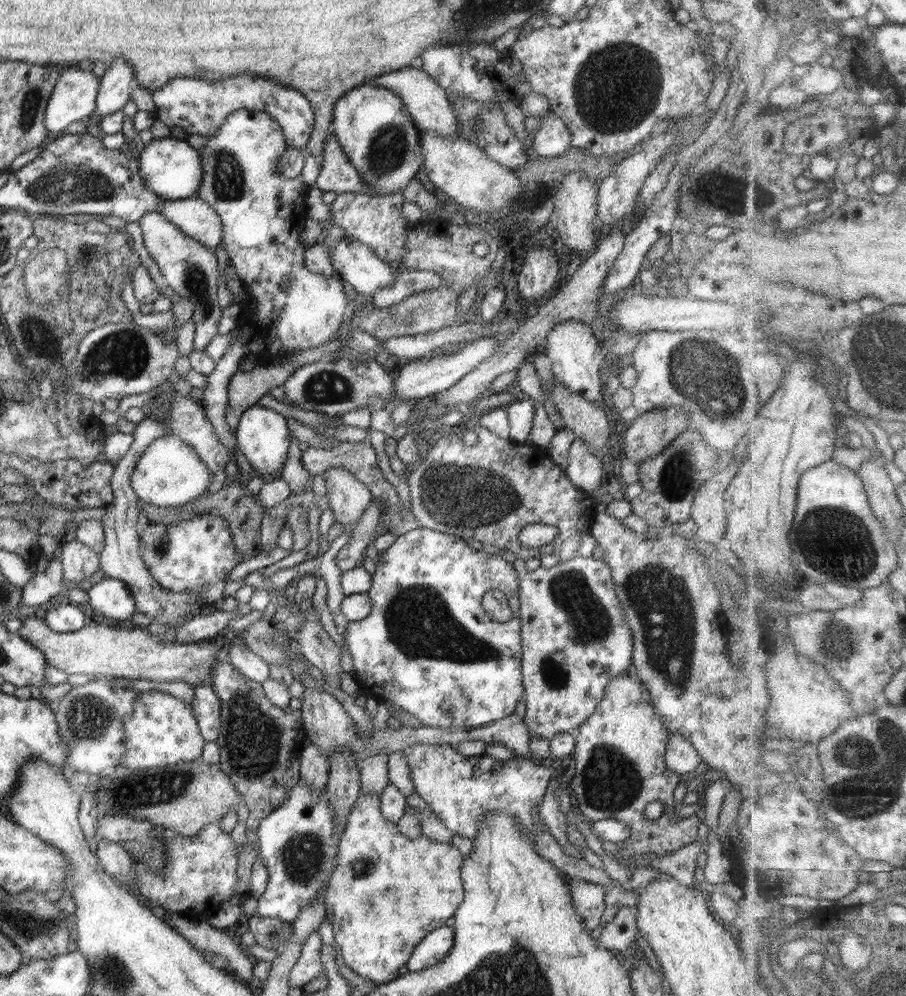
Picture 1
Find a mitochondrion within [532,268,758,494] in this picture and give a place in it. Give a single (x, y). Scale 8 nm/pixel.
(706, 380)

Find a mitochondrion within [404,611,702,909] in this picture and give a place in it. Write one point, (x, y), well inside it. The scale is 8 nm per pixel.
(609, 782)

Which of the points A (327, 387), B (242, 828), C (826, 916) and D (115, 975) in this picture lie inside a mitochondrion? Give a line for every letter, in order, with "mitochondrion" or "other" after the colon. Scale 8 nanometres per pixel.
A: mitochondrion
B: other
C: other
D: mitochondrion

